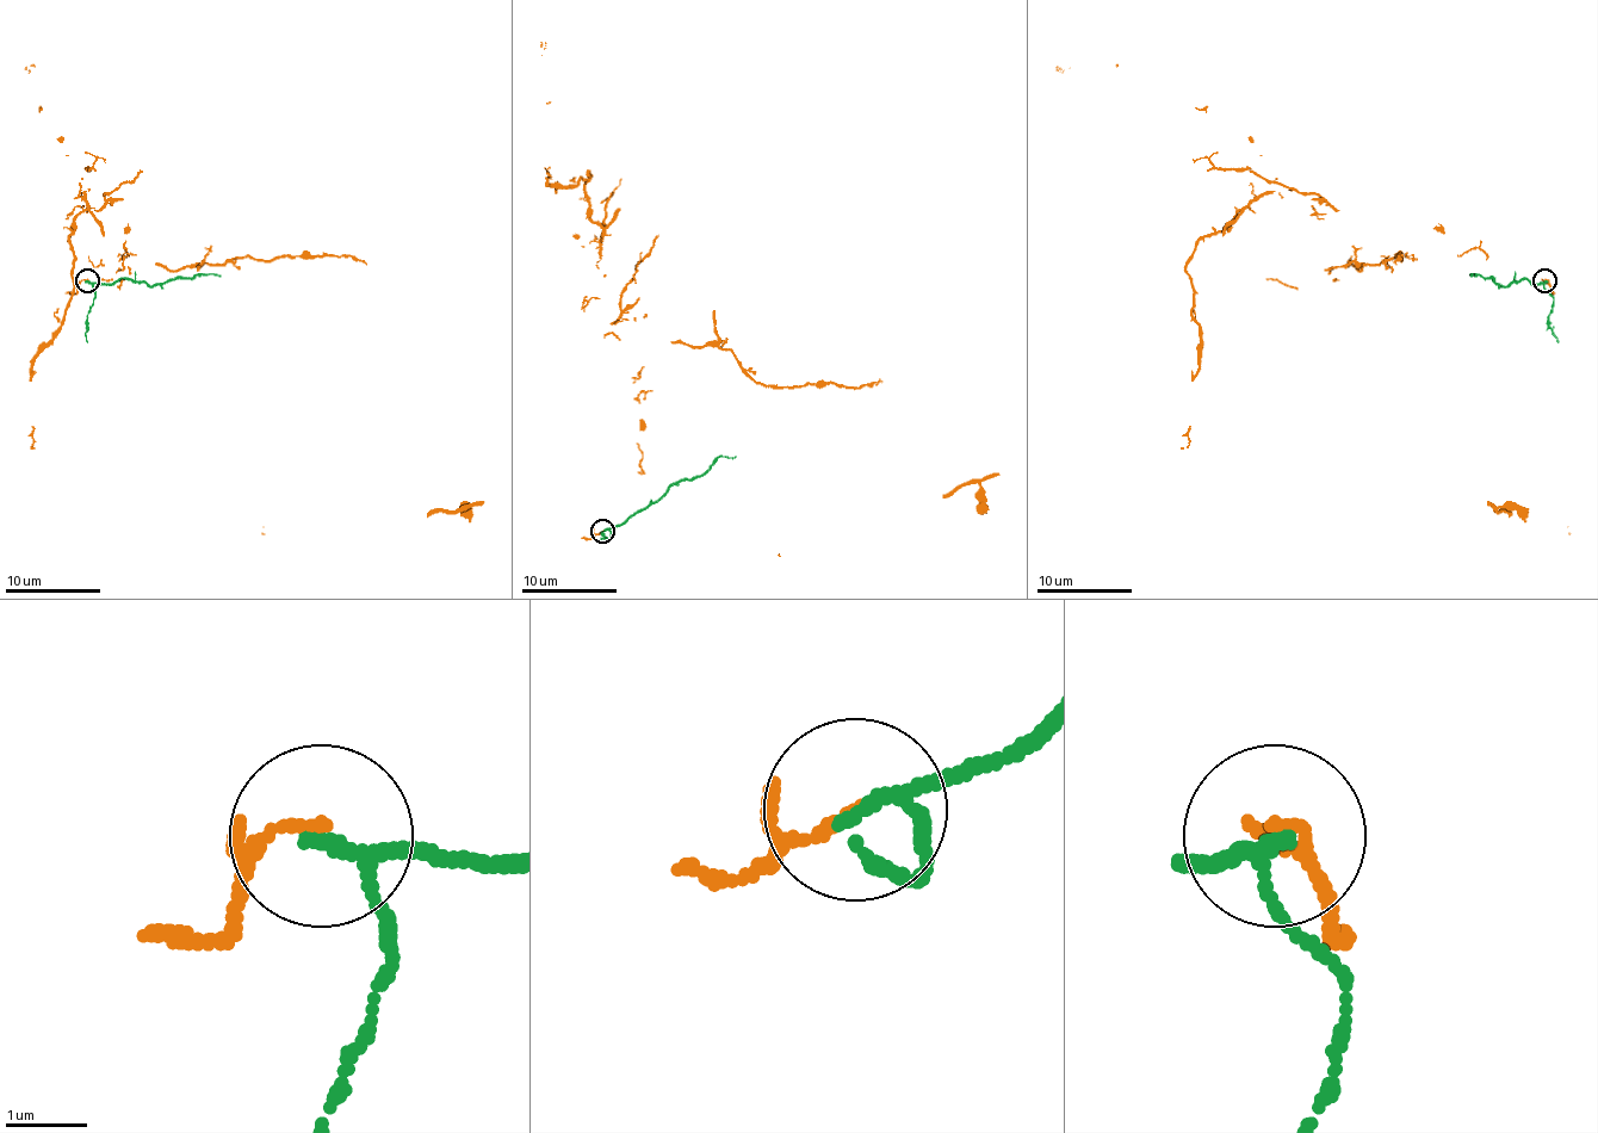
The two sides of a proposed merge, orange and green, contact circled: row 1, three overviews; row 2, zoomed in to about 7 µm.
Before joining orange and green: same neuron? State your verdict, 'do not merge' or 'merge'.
do not merge

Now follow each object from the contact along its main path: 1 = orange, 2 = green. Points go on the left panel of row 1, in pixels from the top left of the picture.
1: (86, 280), (128, 257), (100, 211), (118, 268), (364, 261), (439, 508), (465, 508), (470, 522)
2: (86, 280), (103, 283), (130, 278), (156, 285), (171, 278), (204, 273), (221, 276)

